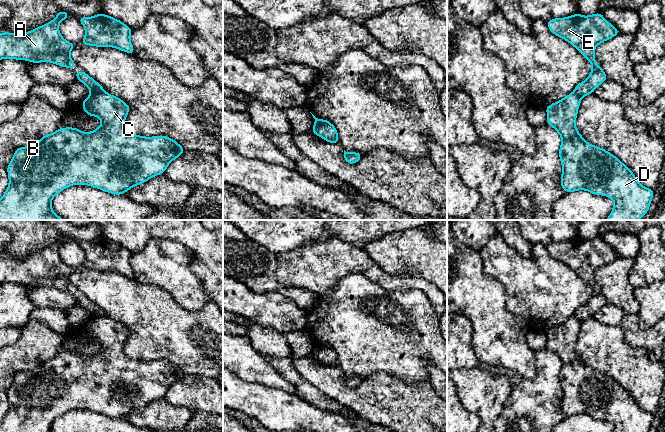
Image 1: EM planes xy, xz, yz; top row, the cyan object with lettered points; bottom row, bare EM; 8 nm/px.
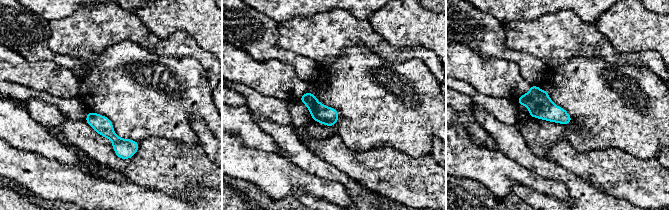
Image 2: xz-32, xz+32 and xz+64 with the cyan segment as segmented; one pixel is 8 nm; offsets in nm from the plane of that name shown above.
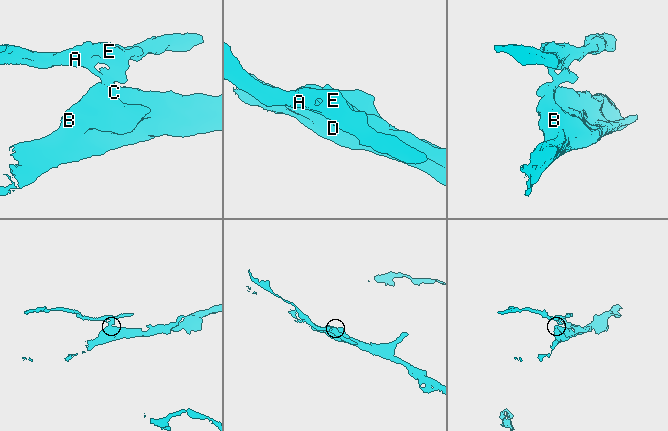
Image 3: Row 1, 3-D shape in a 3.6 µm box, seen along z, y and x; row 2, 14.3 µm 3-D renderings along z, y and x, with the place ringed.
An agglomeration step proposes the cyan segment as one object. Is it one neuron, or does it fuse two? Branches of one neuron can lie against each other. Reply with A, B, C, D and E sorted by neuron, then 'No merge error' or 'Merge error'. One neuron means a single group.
Groups: A E / B C D. Merge error

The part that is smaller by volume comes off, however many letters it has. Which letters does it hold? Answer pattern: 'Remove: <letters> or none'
Remove: A, E

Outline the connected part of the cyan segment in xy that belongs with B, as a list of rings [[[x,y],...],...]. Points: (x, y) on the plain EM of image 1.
[[[92,317],[81,327],[83,335],[98,341],[102,348],[92,356],[59,352],[32,370],[16,373],[7,390],[9,409],[0,423],[0,432],[52,432],[52,423],[75,408],[123,419],[135,409],[165,397],[168,389],[184,377],[183,371],[167,360],[145,361],[127,356],[124,346],[130,330],[116,320]]]

